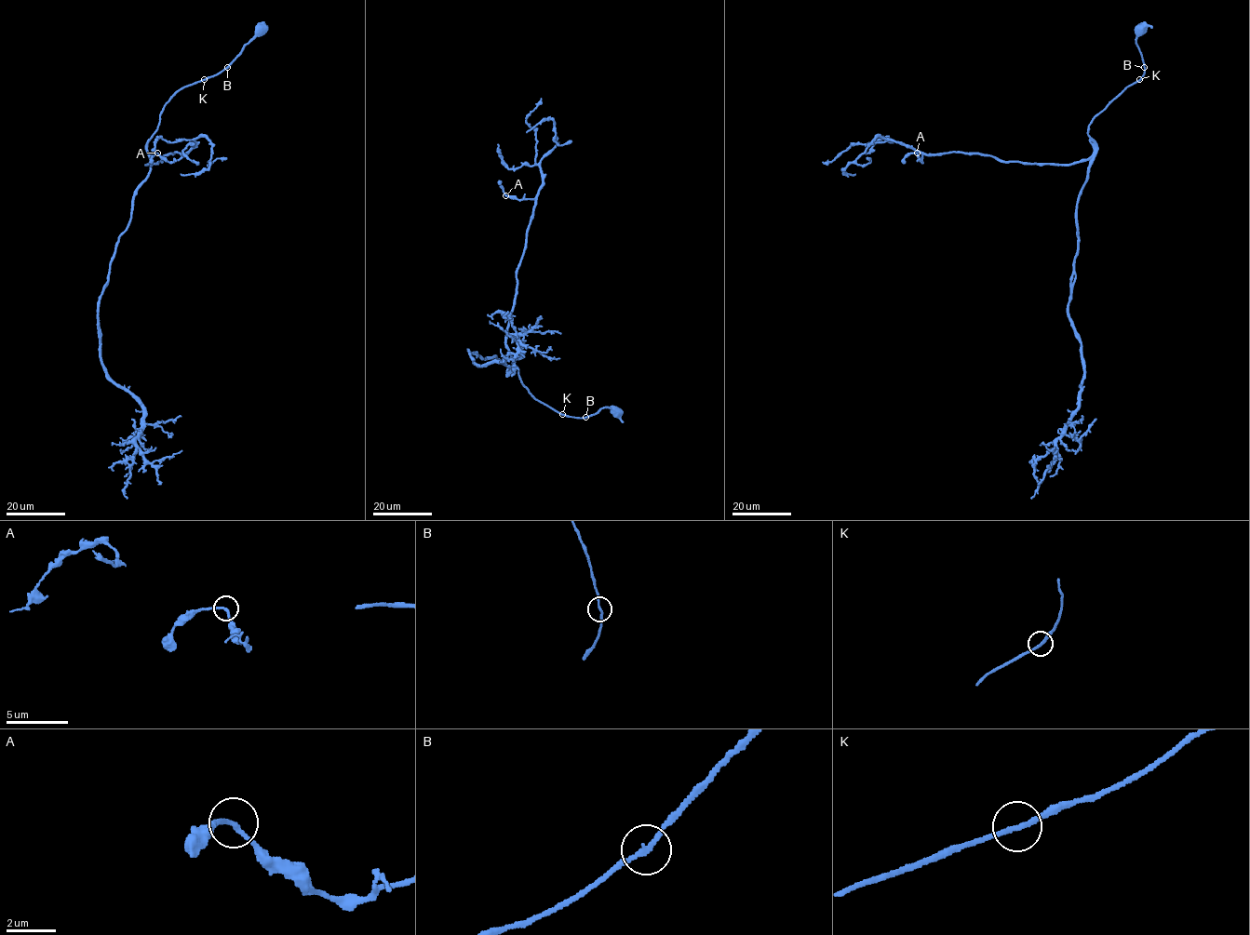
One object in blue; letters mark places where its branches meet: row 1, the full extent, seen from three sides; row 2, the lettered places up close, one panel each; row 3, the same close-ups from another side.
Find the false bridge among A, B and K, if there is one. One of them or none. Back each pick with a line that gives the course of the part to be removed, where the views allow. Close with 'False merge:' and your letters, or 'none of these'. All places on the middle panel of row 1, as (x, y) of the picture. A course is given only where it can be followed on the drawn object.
False merge: none of these

